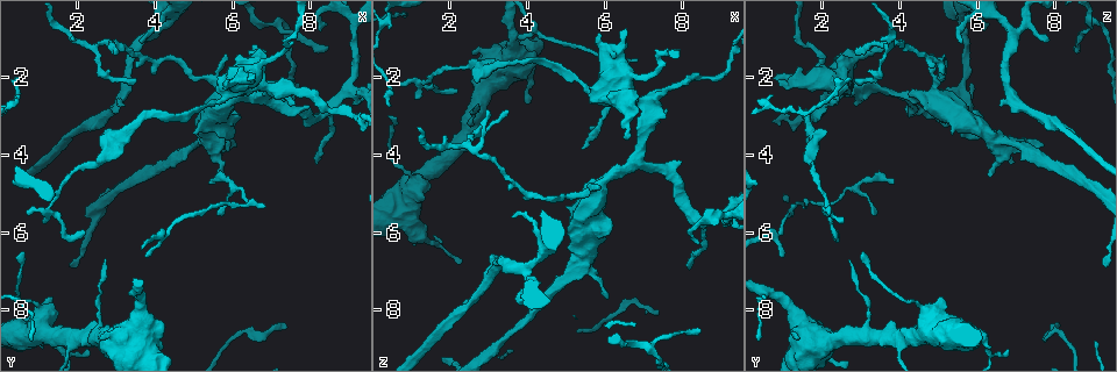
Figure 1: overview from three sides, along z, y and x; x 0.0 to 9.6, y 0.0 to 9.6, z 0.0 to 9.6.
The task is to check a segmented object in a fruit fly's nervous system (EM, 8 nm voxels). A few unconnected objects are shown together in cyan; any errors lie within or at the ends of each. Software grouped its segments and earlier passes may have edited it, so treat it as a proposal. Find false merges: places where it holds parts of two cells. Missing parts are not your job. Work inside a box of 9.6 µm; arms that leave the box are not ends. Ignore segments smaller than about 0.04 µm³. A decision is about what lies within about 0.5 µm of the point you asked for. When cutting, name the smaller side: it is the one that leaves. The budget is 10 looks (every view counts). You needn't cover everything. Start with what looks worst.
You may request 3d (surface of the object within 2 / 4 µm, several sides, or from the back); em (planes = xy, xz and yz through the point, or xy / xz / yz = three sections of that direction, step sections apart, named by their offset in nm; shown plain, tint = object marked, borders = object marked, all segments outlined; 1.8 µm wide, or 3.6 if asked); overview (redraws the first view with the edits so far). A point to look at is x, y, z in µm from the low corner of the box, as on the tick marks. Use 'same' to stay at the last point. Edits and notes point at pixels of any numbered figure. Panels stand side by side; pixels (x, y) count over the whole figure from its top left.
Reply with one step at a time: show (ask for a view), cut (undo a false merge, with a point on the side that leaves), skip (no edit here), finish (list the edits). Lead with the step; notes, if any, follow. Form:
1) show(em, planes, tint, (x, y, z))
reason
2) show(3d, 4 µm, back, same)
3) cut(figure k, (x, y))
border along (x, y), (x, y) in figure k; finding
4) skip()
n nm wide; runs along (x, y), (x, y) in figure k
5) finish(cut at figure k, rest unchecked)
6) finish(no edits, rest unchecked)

show(em, planes, tint, (5.45, 3.65, 6.55))
closes a loop

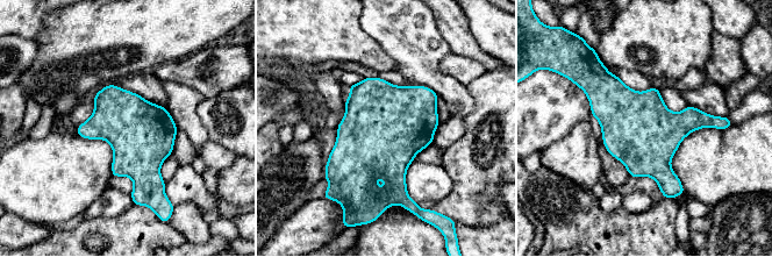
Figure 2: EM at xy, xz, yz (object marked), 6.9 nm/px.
skip()
continuous, no second cell

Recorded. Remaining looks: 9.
show(3d, 2 µm, back, (8.90, 2.40, 5.60))
looks like a crossing

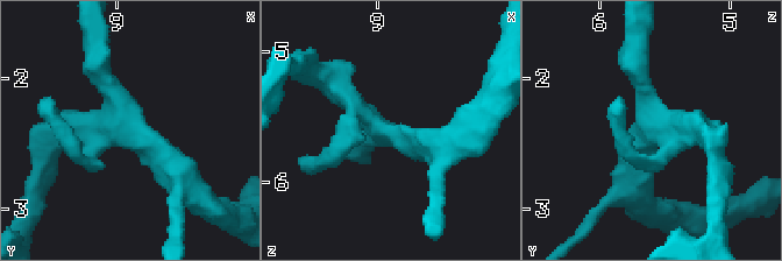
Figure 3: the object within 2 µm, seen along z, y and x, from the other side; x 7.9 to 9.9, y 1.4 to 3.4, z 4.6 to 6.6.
show(em, planes, tint, (8.92, 2.36, 5.66))

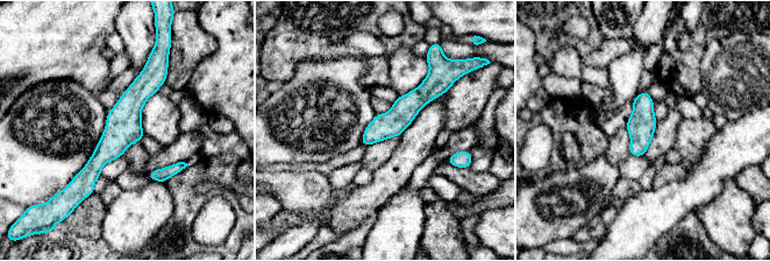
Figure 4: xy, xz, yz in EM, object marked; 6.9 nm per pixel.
skip()
4 arms; runs along (149, 65), (88, 190) in figure 4; one cell here

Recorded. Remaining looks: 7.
show(em, 3.6 µm, xz, step 16, tint, (3.65, 8.55, 1.60))
thick turns thin

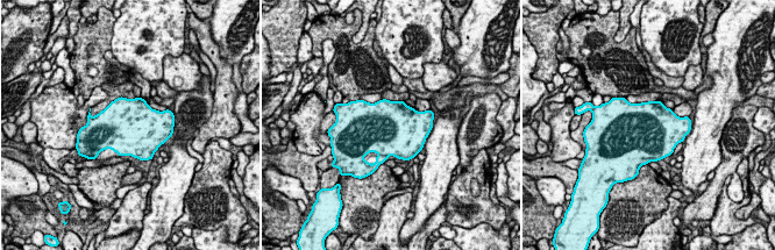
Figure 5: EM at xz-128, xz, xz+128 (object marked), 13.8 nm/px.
show(em, 3.6 µm, planes, tint, same)

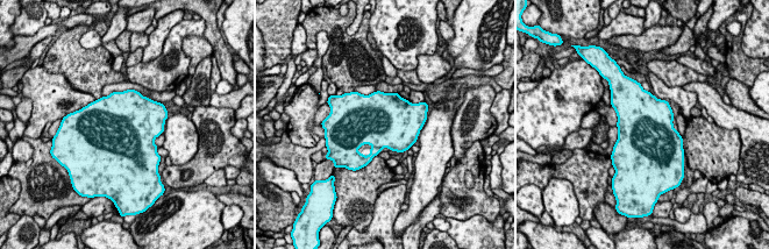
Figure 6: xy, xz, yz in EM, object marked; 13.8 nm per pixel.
skip()
all the same cell

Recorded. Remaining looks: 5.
show(3d, 2 µm, (7.15, 2.30, 2.70))
sudden change in width

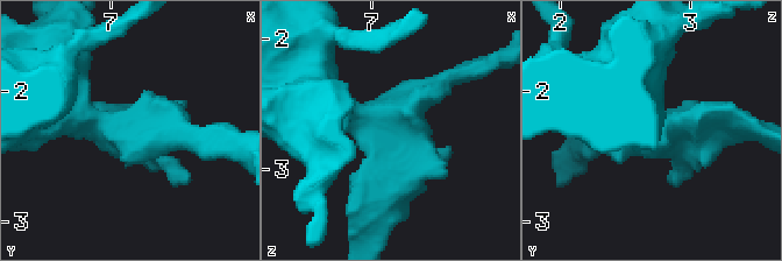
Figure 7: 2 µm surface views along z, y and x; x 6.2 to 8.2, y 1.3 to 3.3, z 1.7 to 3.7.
show(em, planes, tint, (7.12, 2.32, 2.70))
3 arms; arms of 180, 200, 440 nm

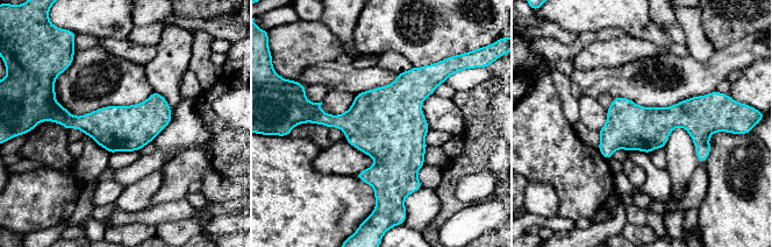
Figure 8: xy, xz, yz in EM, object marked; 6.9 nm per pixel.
skip()
one cell here

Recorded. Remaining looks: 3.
finish(no edits, rest unchecked)

